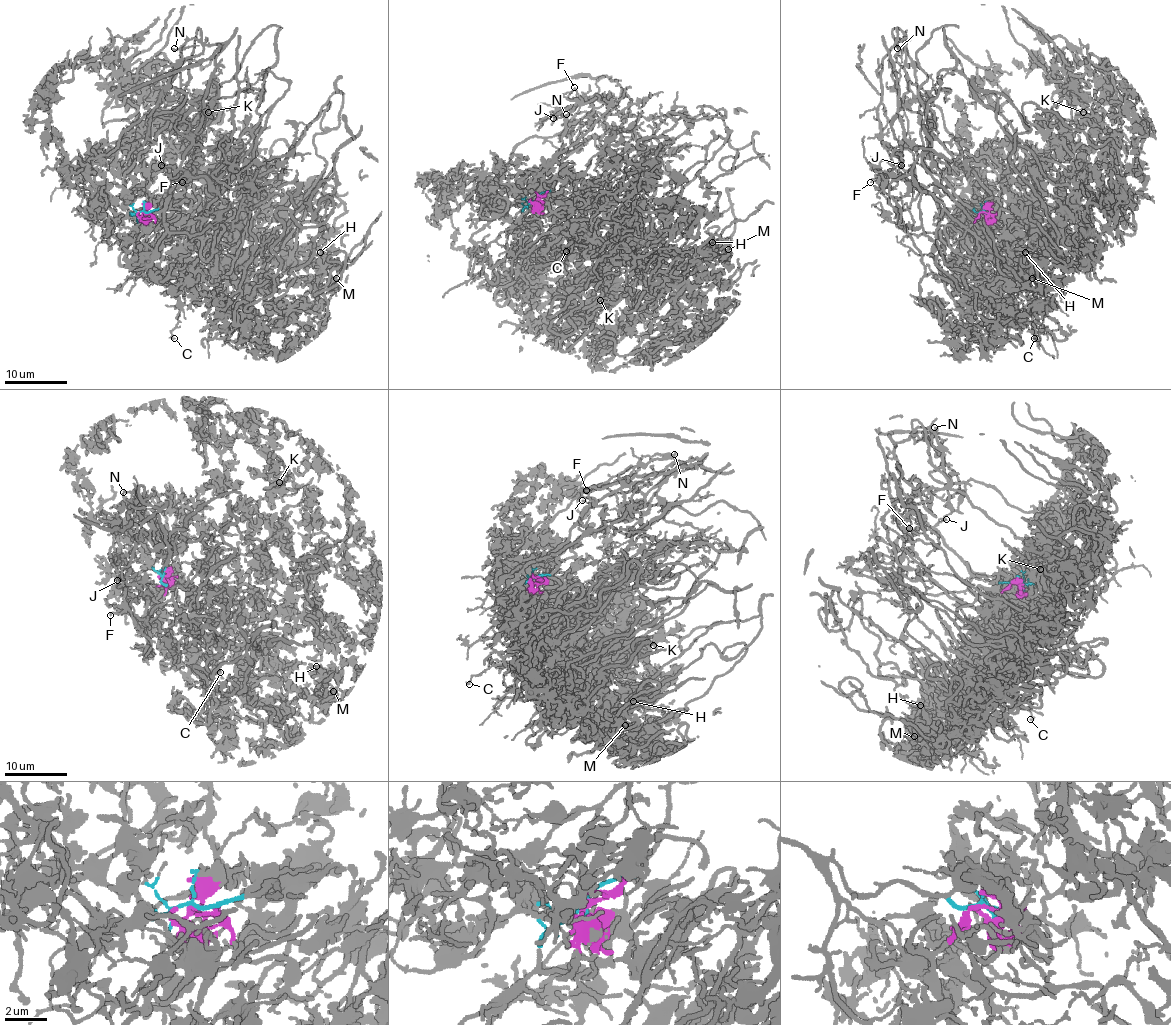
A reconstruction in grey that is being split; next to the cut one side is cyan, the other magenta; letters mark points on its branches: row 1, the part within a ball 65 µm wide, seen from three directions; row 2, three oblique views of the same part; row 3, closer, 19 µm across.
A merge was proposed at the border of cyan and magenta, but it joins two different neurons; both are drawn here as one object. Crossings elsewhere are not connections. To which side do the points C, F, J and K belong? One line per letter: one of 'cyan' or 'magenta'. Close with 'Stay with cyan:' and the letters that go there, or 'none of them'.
C: cyan
F: cyan
J: cyan
K: magenta
Stay with cyan: C, F, J

